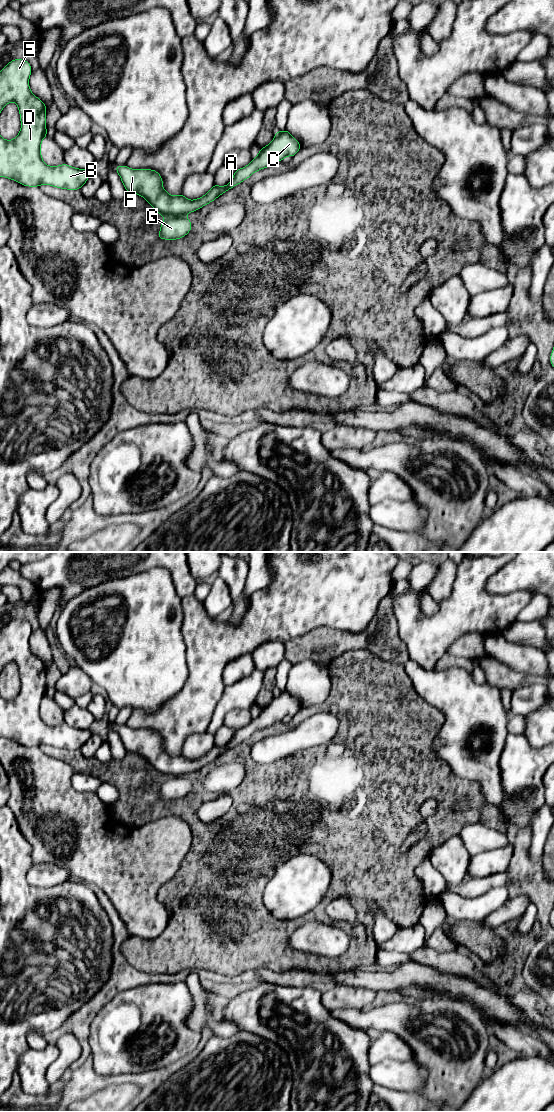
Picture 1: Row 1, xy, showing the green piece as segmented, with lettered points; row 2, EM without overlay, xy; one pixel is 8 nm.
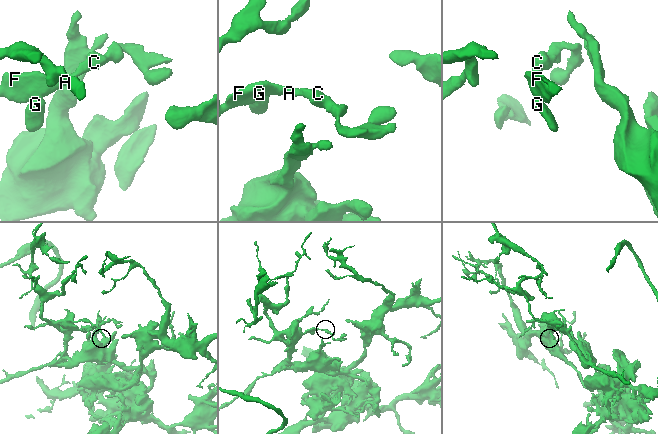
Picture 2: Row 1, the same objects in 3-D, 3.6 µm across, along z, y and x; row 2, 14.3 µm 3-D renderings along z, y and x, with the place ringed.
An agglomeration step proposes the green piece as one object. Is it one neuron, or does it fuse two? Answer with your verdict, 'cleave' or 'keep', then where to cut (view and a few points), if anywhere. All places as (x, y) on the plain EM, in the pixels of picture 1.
cleave; cut xy (180, 774), (165, 778)

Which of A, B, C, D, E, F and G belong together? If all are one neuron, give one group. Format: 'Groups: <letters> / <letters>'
Groups: A B C D E F / G

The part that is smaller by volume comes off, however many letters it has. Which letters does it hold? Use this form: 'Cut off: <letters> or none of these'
Cut off: G

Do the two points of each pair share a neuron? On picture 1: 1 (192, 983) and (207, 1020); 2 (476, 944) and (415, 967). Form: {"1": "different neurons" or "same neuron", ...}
{"1": "same neuron", "2": "different neurons"}

